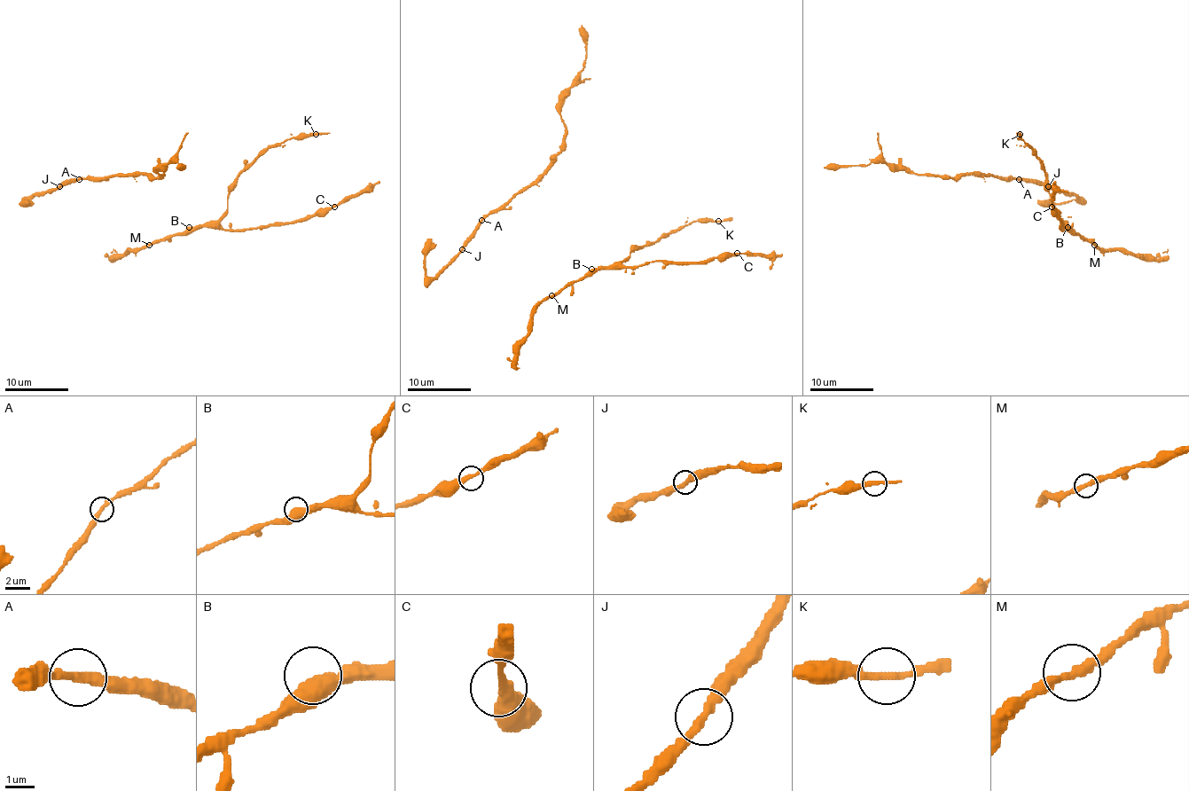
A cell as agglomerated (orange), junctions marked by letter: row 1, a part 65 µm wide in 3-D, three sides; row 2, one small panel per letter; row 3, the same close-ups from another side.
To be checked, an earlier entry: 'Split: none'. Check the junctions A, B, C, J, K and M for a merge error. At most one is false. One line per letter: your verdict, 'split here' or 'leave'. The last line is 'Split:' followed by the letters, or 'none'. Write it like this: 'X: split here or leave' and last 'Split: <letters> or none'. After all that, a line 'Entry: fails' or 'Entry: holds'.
A: leave
B: leave
C: leave
J: leave
K: leave
M: leave
Split: none
Entry: holds

